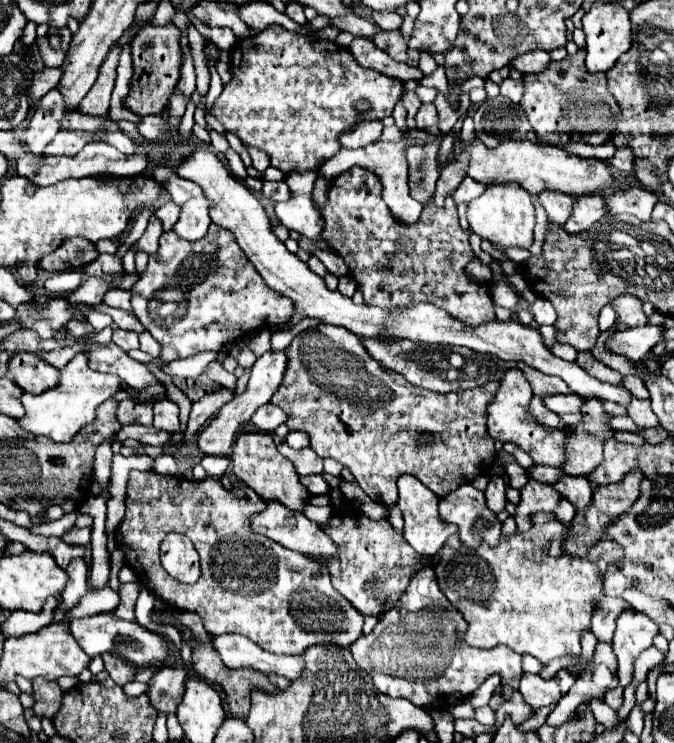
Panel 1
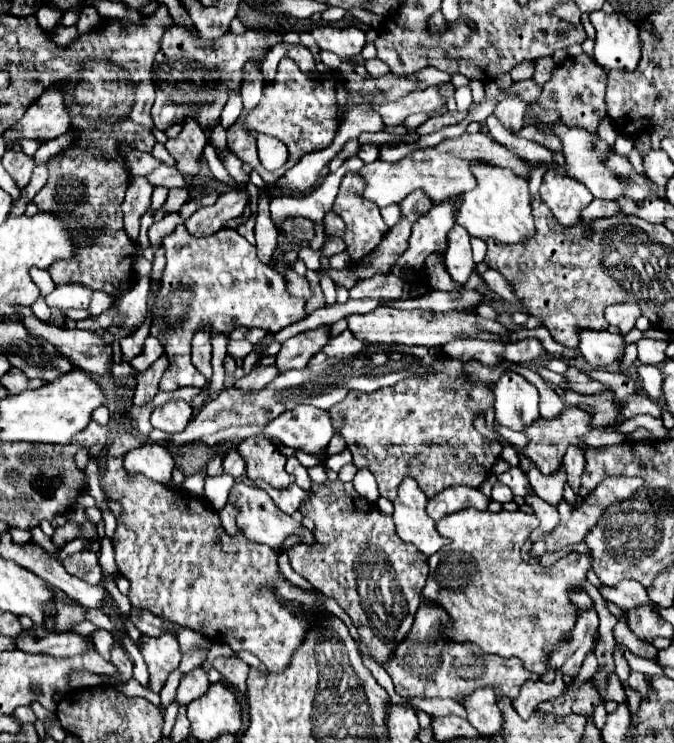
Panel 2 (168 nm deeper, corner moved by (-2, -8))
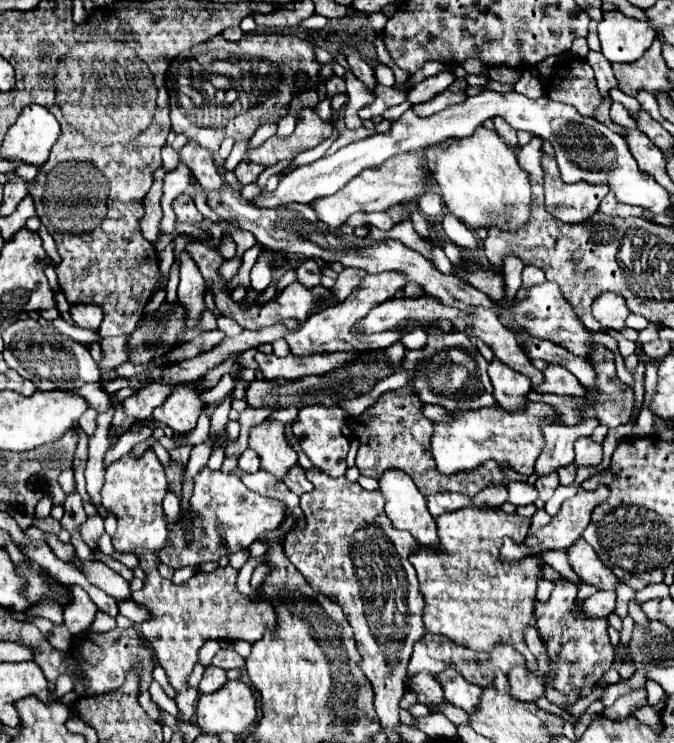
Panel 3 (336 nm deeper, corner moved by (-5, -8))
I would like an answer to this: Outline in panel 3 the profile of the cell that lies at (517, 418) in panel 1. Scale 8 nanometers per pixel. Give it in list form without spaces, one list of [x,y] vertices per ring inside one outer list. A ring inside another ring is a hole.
[[[496,358],[488,366],[488,376],[492,380],[494,398],[498,406],[502,406],[510,414],[522,412],[526,408],[528,404],[526,394],[532,390],[528,376],[512,370],[510,366],[502,364]]]

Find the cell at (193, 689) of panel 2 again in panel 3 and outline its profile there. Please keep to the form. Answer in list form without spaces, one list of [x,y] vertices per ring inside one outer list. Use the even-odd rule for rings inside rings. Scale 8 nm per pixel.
[[[208,666],[204,670],[204,676],[198,684],[198,692],[200,694],[208,694],[208,692],[216,692],[222,684],[226,682],[226,672],[222,668],[216,668],[216,666]]]

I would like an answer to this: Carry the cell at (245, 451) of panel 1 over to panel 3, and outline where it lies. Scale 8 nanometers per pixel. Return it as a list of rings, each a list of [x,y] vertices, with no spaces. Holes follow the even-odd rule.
[[[262,422],[250,430],[250,448],[260,456],[260,470],[284,480],[288,470],[298,464],[298,454],[286,444],[284,424]]]

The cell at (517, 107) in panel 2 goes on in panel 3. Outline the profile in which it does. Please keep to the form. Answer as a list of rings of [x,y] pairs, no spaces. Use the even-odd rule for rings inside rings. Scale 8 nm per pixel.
[[[494,116],[494,130],[508,142],[508,144],[516,144],[518,138],[516,138],[516,130],[510,126],[510,124],[504,124],[504,118],[500,116]]]

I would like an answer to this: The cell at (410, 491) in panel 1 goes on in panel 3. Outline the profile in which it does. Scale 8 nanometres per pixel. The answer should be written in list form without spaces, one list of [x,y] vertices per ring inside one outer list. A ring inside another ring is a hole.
[[[388,470],[382,478],[380,478],[380,492],[386,498],[386,516],[392,520],[396,530],[406,530],[410,532],[422,546],[428,546],[432,550],[438,548],[438,534],[436,534],[436,522],[430,516],[428,508],[426,508],[426,498],[420,494],[420,490],[416,488],[414,480],[400,470]]]

